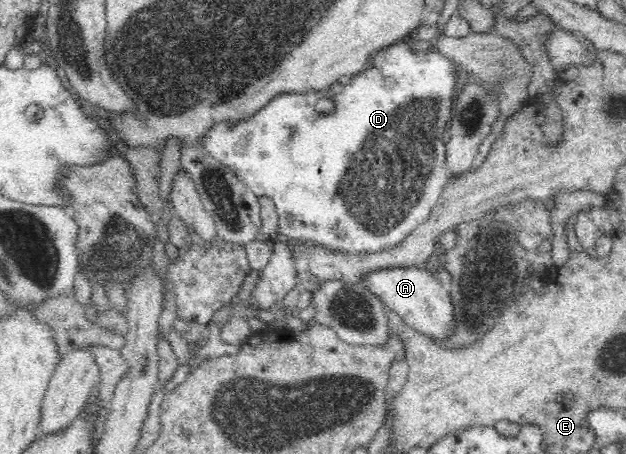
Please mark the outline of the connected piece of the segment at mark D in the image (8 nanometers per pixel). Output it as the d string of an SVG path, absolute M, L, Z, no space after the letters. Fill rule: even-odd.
M400 40L376 53L368 67L353 75L349 83L340 84L336 81L321 91L279 94L245 121L237 123L224 121L215 124L201 140L201 147L218 162L233 170L256 196L268 197L275 203L276 213L279 216L278 236L295 242L319 243L330 250L338 250L342 253L380 252L400 244L409 232L426 220L432 208L440 200L442 191L451 177L446 164L446 143L442 140L442 134L448 130L453 115L452 96L456 86L454 68L454 60L440 54L436 48L428 52L414 52L408 47L408 40ZM320 98L330 98L334 103L333 111L323 115L317 112L314 106Z

